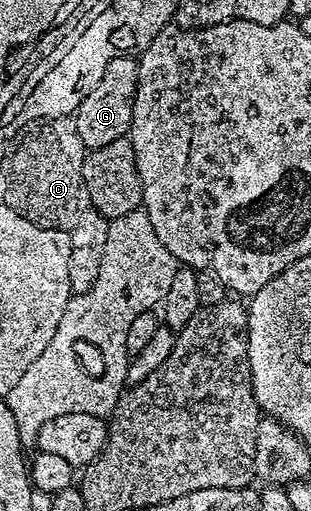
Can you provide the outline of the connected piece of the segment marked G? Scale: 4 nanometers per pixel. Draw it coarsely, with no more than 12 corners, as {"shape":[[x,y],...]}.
{"shape":[[114,57],[73,114],[84,150],[130,134],[139,63]]}

